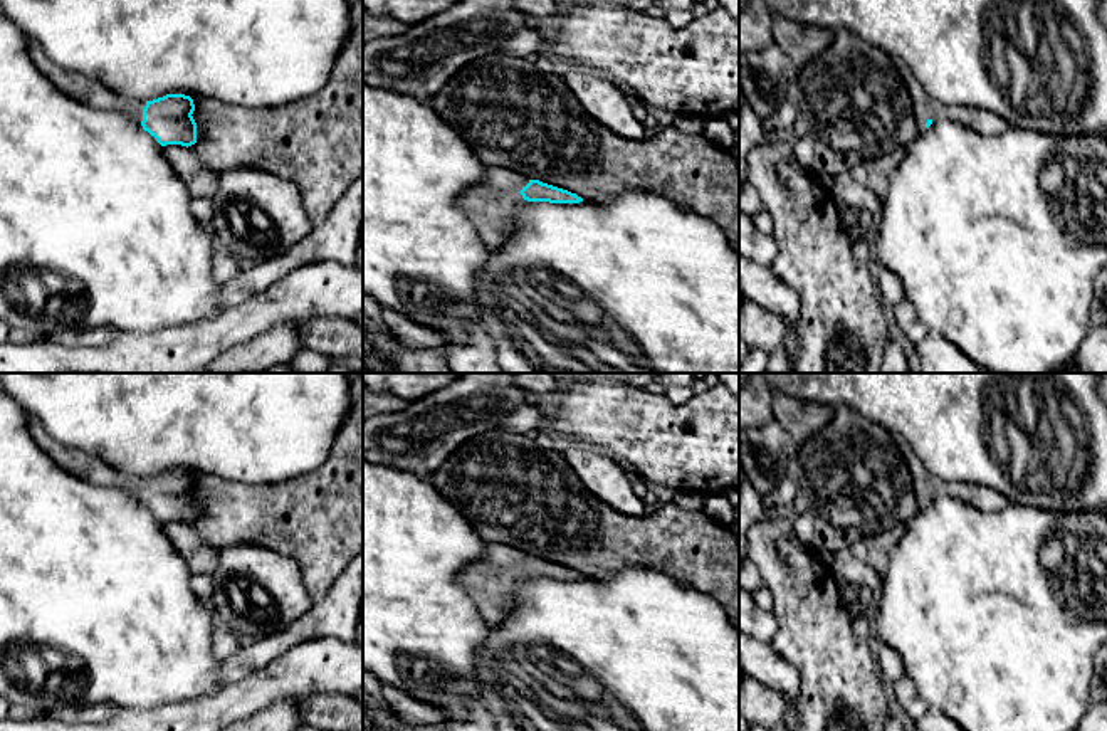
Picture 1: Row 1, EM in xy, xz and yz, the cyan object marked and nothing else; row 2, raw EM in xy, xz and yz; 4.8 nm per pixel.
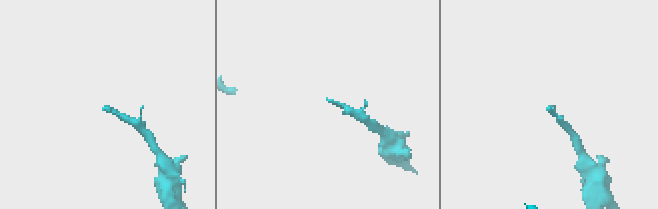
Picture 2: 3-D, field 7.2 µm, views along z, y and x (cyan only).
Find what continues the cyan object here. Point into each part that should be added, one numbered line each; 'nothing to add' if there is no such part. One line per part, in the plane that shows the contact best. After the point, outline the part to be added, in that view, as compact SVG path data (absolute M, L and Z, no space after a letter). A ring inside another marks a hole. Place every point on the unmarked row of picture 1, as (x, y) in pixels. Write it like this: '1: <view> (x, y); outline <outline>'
1: xy (91, 469); outline M27 413L27 420L29 432L35 444L62 469L89 484L121 487L128 494L141 501L146 477L121 474L104 460L92 455L82 457L74 449L55 442L35 417Z

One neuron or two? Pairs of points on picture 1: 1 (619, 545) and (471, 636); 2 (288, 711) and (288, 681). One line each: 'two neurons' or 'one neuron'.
1: two neurons
2: two neurons

